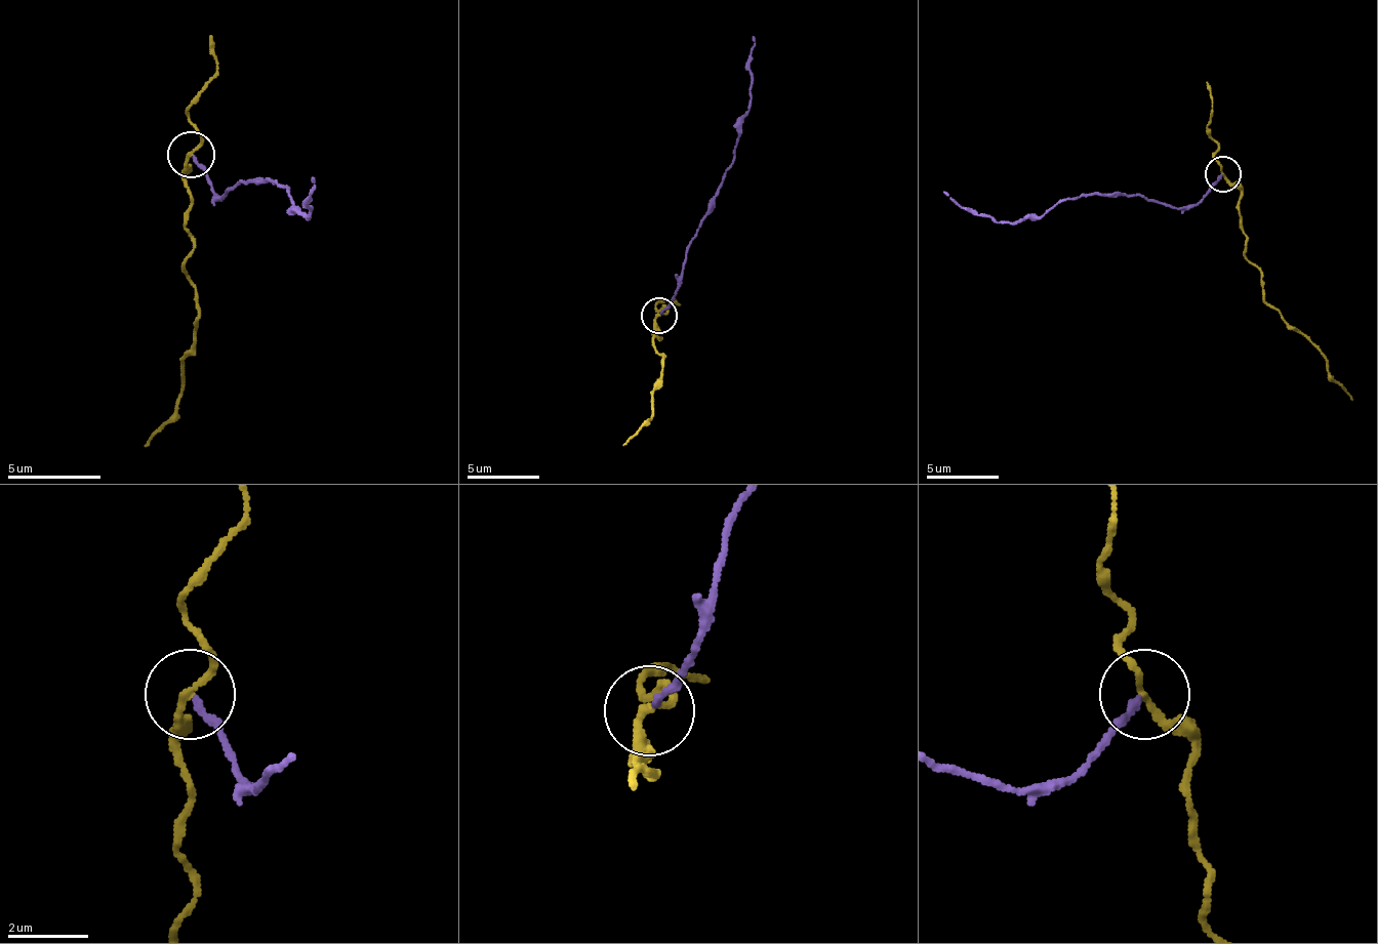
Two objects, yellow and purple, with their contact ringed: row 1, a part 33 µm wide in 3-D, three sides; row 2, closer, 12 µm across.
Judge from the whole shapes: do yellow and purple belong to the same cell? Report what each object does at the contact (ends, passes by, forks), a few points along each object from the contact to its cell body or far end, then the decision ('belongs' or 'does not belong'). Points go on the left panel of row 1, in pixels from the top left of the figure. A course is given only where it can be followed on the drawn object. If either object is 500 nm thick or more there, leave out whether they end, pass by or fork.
yellow passes by; purple ends; course yellow (192, 156), (188, 178), (192, 258), (183, 268), (197, 290), (197, 346), (183, 361), (178, 412), (146, 444); course purple (192, 156), (219, 197), (230, 188), (276, 183), (285, 188), (299, 211), (309, 216), (313, 178); does not belong

